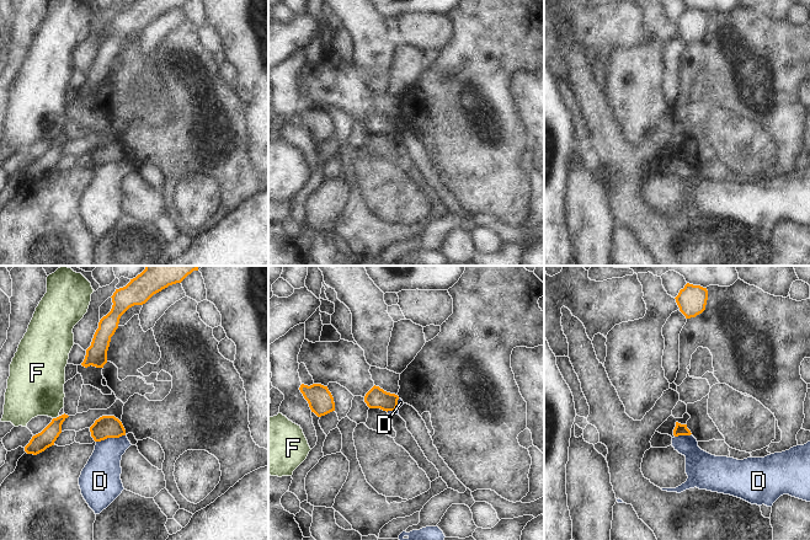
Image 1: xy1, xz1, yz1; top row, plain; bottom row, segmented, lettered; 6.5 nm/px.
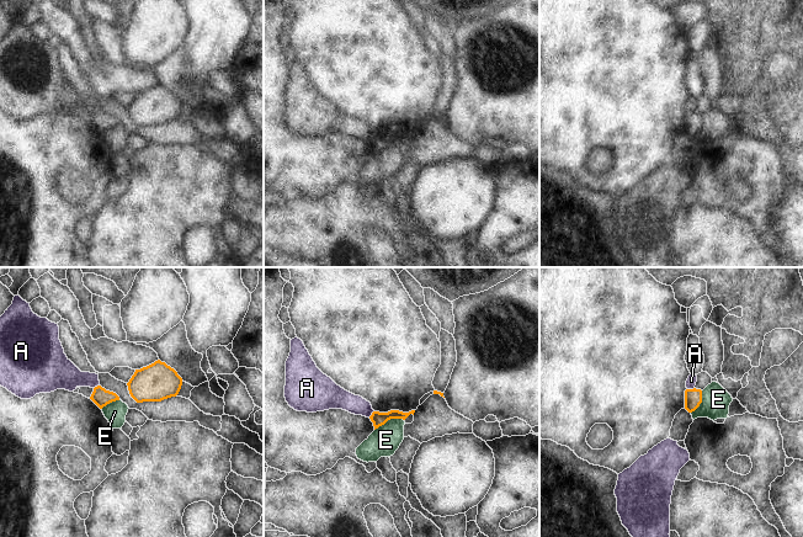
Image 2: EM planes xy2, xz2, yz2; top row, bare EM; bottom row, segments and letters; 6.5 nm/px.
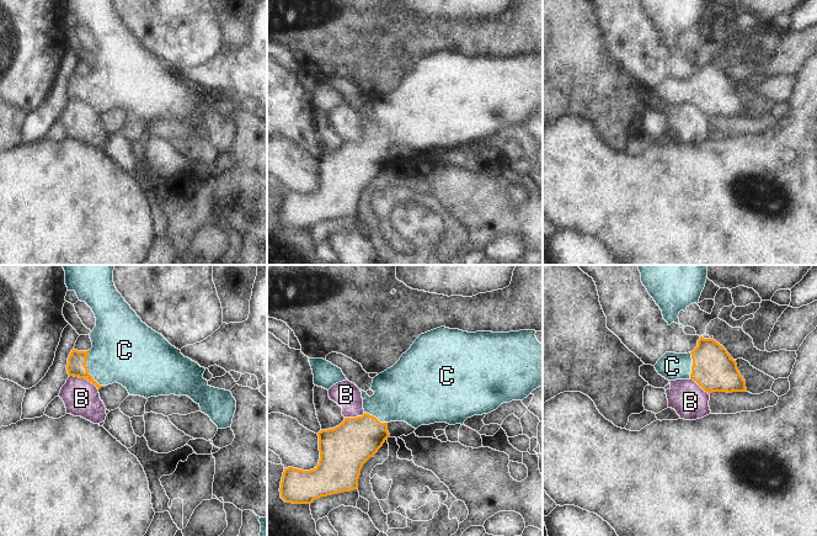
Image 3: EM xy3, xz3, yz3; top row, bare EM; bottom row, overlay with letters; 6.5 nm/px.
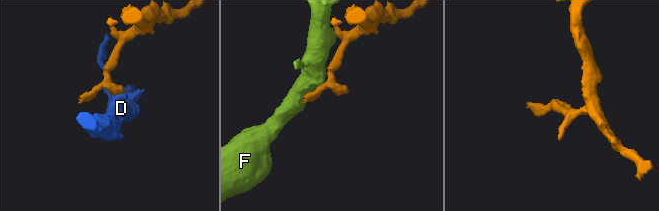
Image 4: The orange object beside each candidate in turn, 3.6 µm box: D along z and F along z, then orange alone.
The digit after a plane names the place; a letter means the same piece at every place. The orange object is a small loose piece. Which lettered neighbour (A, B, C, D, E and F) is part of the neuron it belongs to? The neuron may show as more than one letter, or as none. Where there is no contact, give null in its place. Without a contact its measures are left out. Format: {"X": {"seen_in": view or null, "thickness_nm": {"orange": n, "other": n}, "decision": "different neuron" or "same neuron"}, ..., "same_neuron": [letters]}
{"A": {"seen_in": "yz2", "thickness_nm": {"orange": 110, "other": 70}, "decision": "different neuron"}, "B": {"seen_in": "xy3", "thickness_nm": {"orange": 130, "other": 240}, "decision": "different neuron"}, "C": {"seen_in": "xy3", "thickness_nm": {"orange": 130, "other": 380}, "decision": "same neuron"}, "D": {"seen_in": "xy1", "thickness_nm": {"orange": 150, "other": 240}, "decision": "different neuron"}, "E": {"seen_in": "xz2", "thickness_nm": {"orange": 90, "other": 190}, "decision": "different neuron"}, "F": {"seen_in": "xy1", "thickness_nm": {"orange": 120, "other": 360}, "decision": "different neuron"}, "same_neuron": ["C"]}

